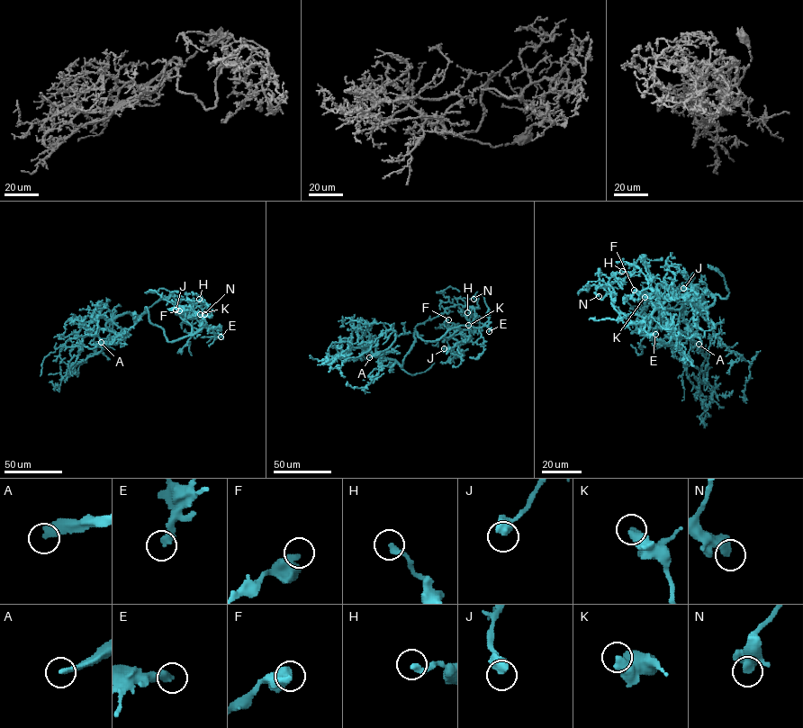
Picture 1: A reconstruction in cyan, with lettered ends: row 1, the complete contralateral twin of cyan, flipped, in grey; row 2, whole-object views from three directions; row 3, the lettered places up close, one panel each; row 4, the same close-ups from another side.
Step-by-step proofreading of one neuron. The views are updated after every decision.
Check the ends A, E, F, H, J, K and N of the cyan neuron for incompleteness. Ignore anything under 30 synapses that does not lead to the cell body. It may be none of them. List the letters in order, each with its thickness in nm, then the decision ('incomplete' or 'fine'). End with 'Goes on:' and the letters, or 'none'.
A: 320 nm thick; incomplete
E: 400 nm thick; fine
F: 440 nm thick; fine
H: 280 nm thick; fine
J: 550 nm thick; fine
K: 440 nm thick; incomplete
N: 550 nm thick; fine
Goes on: A, K

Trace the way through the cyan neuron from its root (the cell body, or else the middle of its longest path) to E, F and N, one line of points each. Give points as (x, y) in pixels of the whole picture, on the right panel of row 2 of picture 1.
E: (656, 295), (671, 314), (672, 337), (669, 343), (663, 343), (645, 332), (648, 317), (644, 329), (655, 334)
F: (656, 295), (671, 314), (669, 343), (655, 340), (648, 333), (650, 316), (665, 298), (643, 296), (634, 290)
N: (656, 295), (671, 314), (669, 343), (645, 332), (644, 318), (620, 313), (614, 290), (601, 281), (599, 296)

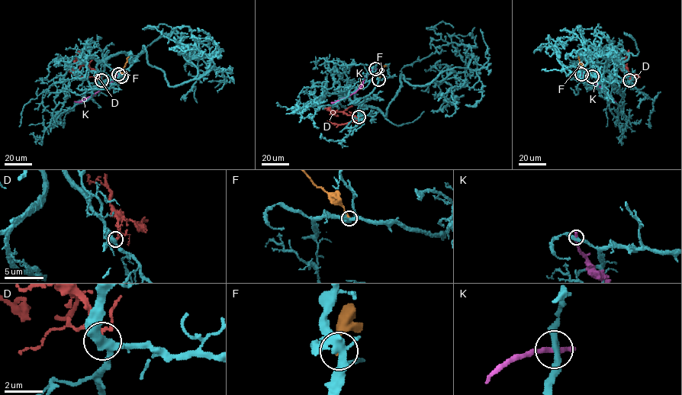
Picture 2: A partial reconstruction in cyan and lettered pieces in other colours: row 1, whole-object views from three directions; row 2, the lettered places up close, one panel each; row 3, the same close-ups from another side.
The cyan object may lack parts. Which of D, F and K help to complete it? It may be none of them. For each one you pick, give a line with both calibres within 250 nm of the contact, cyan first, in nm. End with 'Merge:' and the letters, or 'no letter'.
D: 360 nm thick on the cyan side, 200 nm on the other
Merge: D

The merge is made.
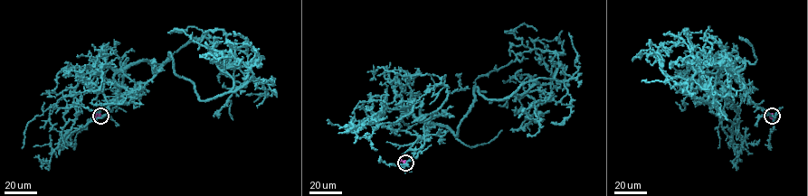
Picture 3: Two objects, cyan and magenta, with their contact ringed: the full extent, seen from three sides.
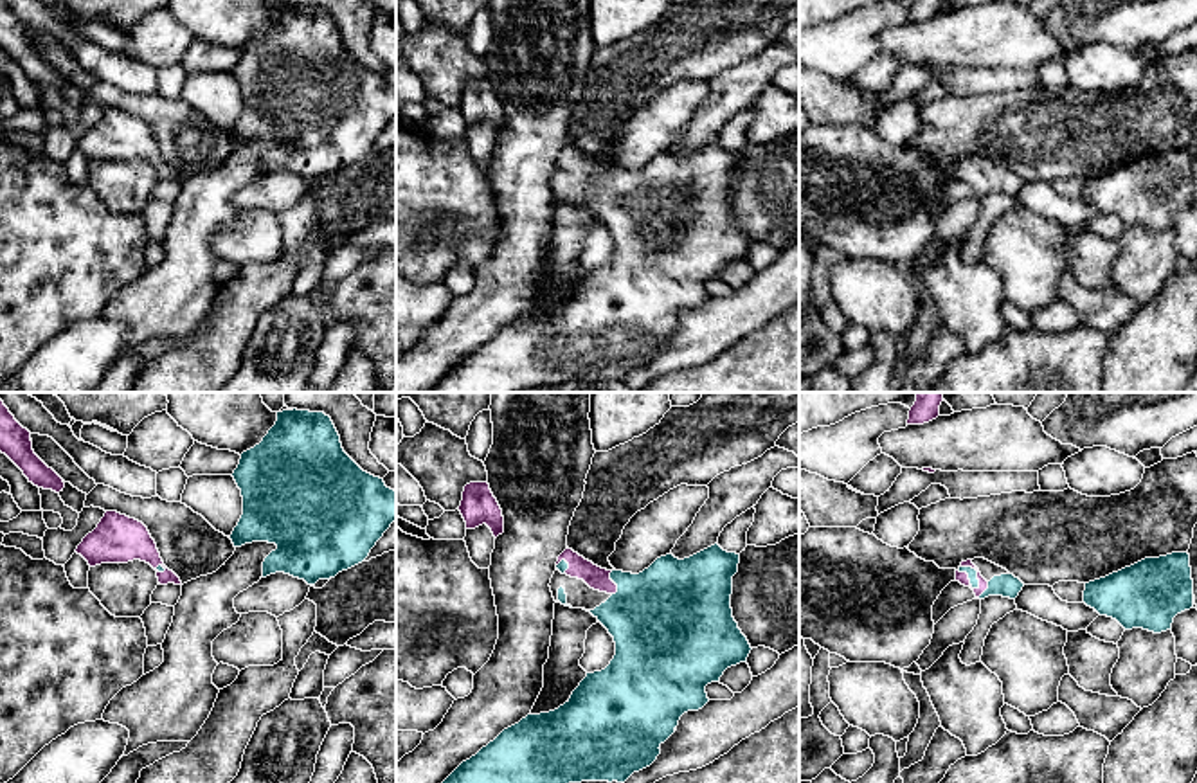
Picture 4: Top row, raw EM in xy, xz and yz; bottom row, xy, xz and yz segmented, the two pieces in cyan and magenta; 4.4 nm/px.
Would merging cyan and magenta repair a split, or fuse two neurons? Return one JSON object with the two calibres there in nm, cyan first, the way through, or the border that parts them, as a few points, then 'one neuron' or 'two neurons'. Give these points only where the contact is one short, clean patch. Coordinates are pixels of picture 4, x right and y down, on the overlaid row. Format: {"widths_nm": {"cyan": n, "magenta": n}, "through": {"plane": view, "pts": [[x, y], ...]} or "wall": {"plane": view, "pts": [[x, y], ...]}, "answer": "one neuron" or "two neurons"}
{"widths_nm": {"cyan": 50, "magenta": 50}, "through": {"plane": "yz", "pts": [[972, 575], [969, 576], [960, 576]]}, "answer": "one neuron"}

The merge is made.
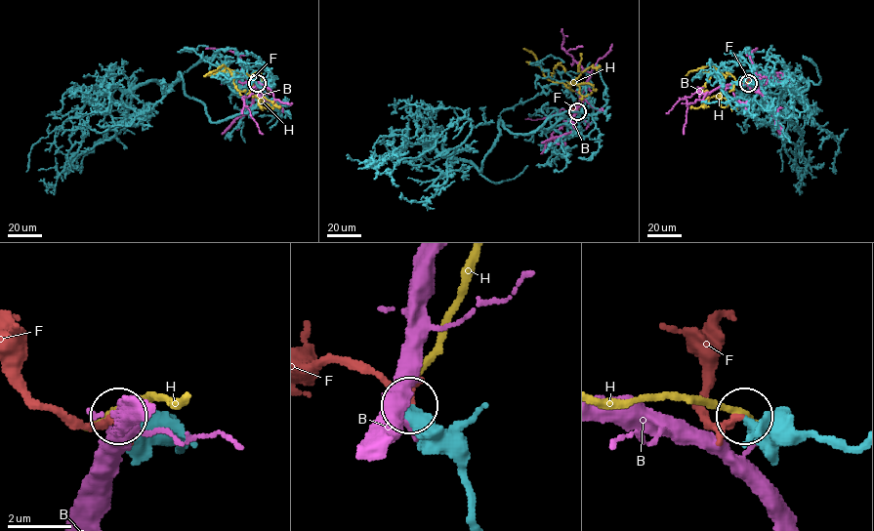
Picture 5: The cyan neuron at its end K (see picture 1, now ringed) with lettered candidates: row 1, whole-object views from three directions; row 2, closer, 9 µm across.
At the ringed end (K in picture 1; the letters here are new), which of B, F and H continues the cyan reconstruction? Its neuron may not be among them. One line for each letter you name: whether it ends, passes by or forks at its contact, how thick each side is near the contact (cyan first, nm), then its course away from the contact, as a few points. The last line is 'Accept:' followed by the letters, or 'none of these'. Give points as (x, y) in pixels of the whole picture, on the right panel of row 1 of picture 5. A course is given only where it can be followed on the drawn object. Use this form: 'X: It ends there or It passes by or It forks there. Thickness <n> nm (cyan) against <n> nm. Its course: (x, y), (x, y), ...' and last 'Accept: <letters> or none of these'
F: It ends there. Thickness 480 nm (cyan) against 320 nm
Accept: F

